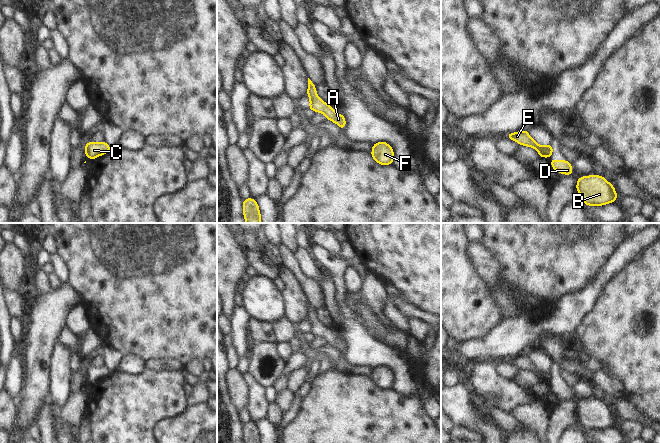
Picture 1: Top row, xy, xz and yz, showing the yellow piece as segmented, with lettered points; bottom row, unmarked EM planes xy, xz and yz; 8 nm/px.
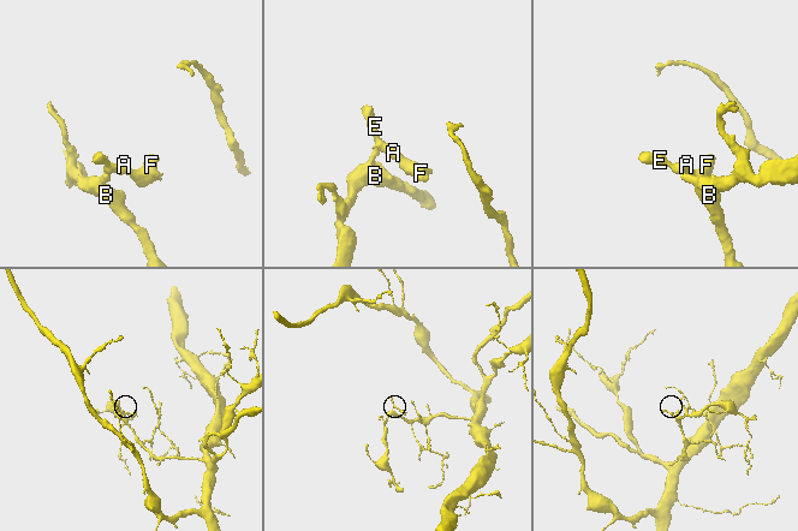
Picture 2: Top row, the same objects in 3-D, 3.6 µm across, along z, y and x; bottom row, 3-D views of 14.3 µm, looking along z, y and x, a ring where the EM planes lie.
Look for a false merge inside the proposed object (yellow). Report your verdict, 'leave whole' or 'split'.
split

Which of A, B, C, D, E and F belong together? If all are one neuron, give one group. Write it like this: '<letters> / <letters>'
A C E F / B D

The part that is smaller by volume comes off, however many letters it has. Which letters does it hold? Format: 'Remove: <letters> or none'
Remove: A, C, E, F

